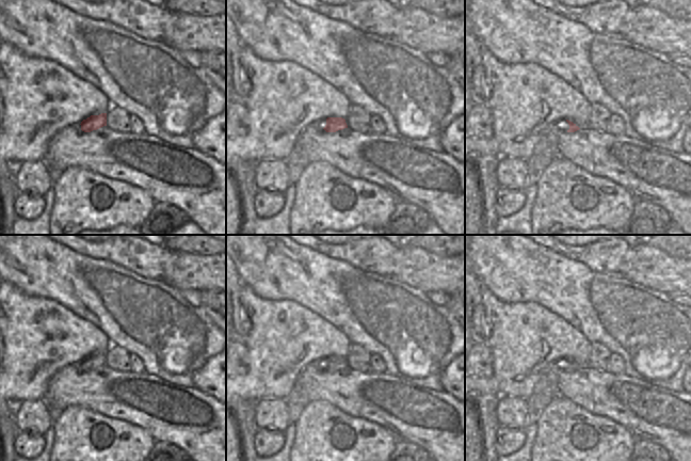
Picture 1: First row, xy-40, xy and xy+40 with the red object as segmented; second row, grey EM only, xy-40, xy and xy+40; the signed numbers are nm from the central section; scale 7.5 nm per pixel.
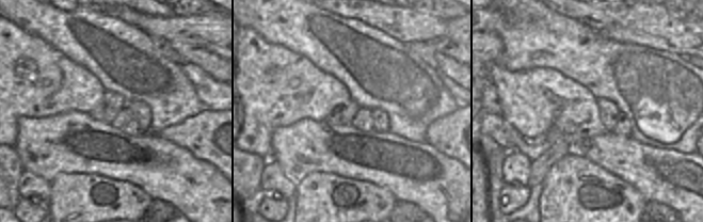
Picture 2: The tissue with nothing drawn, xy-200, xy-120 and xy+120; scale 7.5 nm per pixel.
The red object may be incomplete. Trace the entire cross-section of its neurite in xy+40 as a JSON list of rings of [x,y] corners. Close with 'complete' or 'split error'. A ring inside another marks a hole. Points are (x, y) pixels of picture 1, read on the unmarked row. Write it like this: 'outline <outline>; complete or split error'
outline [[[560,359],[546,366],[531,394],[527,399],[527,417],[525,427],[535,425],[544,409],[559,397],[559,377],[580,367],[568,359]]]; split error

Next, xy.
outline [[[327,356],[326,359],[319,360],[315,367],[321,371],[336,371],[348,367],[348,364],[342,356]]]; split error

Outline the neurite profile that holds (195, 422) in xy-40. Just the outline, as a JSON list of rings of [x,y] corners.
[[[67,365],[53,375],[43,399],[49,410],[82,406],[103,416],[142,427],[156,442],[167,442],[184,450],[192,461],[226,461],[226,403],[202,393],[194,386],[172,384],[145,371],[142,373],[116,371],[107,365],[84,371],[79,365]]]

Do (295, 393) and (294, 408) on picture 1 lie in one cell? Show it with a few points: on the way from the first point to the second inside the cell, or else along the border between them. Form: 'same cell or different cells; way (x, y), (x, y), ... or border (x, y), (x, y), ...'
same cell; way (295, 396), (295, 404)

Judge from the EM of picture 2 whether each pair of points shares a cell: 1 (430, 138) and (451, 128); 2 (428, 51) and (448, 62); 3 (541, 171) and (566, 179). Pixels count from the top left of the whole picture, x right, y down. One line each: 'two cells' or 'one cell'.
1: one cell
2: two cells
3: two cells

